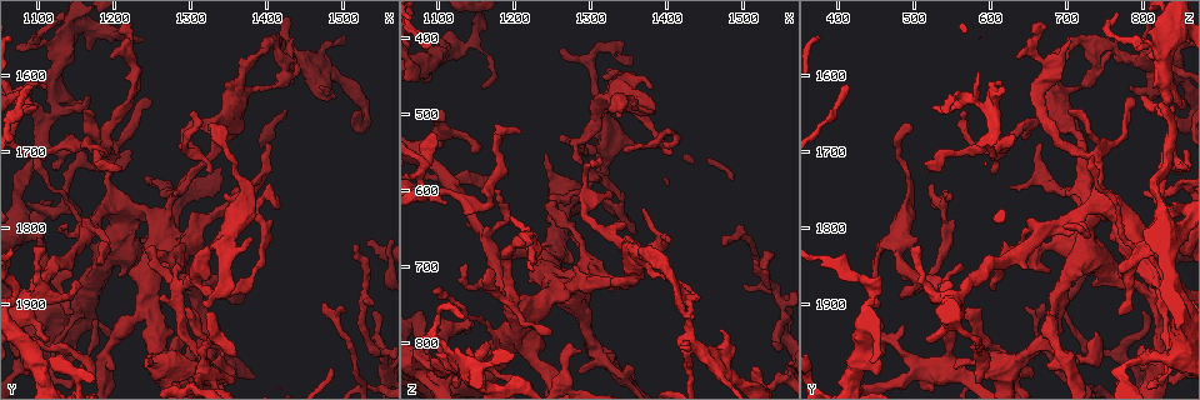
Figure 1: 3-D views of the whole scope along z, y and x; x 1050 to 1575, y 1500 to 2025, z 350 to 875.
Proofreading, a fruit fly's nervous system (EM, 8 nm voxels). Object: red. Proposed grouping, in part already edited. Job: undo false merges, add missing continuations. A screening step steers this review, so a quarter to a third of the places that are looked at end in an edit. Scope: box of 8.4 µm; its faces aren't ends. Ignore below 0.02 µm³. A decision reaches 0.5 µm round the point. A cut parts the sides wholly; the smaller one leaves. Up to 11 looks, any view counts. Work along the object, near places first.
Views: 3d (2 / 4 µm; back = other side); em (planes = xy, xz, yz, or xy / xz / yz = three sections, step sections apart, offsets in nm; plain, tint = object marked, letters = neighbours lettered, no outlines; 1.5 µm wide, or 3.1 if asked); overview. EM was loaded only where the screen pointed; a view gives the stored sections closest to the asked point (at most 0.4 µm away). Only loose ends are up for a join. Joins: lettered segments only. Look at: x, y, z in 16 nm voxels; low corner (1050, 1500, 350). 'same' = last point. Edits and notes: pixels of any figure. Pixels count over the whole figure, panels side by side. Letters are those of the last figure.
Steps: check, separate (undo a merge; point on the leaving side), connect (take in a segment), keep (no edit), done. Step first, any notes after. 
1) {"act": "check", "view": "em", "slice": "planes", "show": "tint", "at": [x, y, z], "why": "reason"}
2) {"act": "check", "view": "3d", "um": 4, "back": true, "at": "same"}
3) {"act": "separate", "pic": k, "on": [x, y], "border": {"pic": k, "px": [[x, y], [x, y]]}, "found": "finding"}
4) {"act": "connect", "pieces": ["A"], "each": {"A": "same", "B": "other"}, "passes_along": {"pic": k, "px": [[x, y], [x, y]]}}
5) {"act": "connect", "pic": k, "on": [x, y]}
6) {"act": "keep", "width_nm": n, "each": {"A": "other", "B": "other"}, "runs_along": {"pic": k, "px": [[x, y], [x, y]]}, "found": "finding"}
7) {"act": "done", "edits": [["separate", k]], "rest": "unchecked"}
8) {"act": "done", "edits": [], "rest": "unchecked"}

{"act": "check", "view": "em", "slice": "planes", "show": "plain", "at": [1435, 1575, 805], "why": "thin arm on a thick one"}

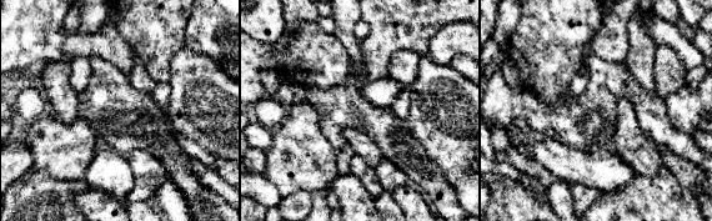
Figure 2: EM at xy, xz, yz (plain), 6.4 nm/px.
{"act": "check", "view": "em", "slice": "planes", "show": "letters", "at": "same"}

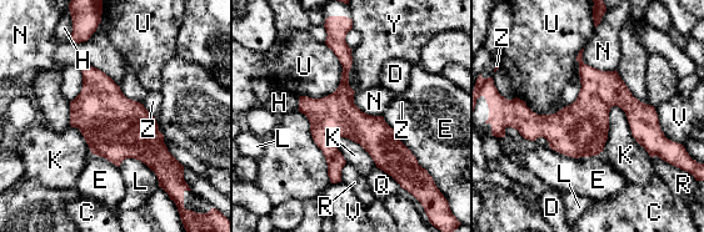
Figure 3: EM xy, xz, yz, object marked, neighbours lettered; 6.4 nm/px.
{"act": "keep", "longest_contact_nm": ["E", 550], "each": {"C": "other", "D": "other", "E": "other", "H": "other", "K": "other", "L": "other", "N": "other", "Q": "other", "R": "other", "U": "other", "V": "other", "Y": "other", "Z": "other"}, "runs_along": {"pic": 3, "px": [[518, 111], [578, 124], [623, 101], [662, 141]]}, "found": "all the same neuron"}

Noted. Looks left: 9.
{"act": "check", "view": "em", "slice": "xy", "step": 4, "show": "tint", "at": [1170, 1785, 650], "why": "an open end"}

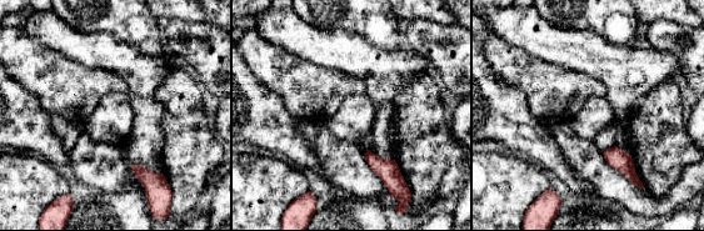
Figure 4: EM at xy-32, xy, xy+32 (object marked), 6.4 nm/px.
{"act": "check", "view": "em", "slice": "planes", "show": "letters", "at": "same"}

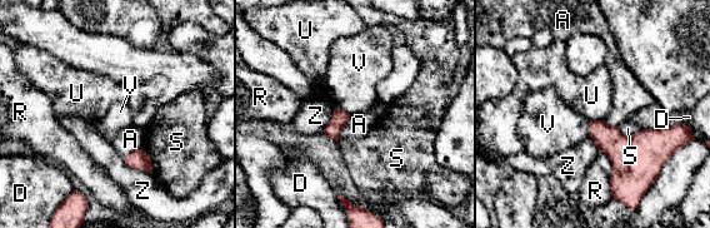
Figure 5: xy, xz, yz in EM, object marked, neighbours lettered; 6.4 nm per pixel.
{"act": "keep", "each": {"A": "other", "D": "other", "R": "other", "S": "other", "U": "other", "V": "other", "Z": "other"}, "border": {"pic": 5, "px": [[591, 122], [589, 135]]}, "found": "no lettered segment goes on from it"}

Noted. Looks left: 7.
{"act": "check", "view": "em", "slice": "planes", "show": "plain", "at": [1280, 1760, 695], "why": "tapers out"}

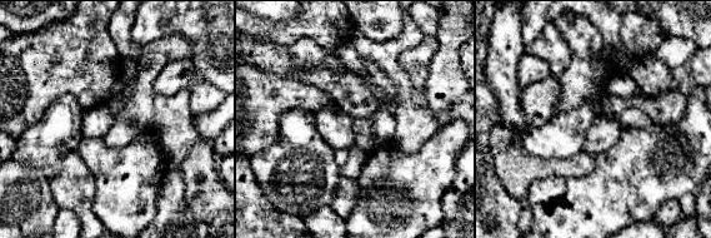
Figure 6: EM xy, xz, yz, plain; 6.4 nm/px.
{"act": "check", "view": "em", "slice": "planes", "show": "tint", "at": "same", "why": "with the object marked"}

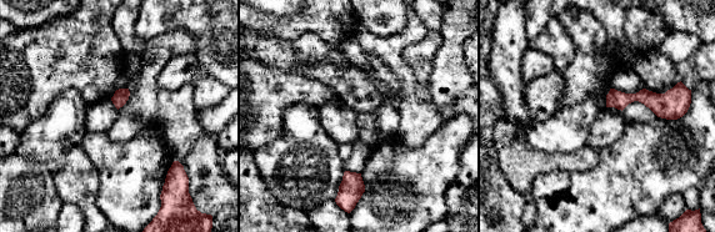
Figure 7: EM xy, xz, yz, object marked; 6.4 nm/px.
{"act": "check", "view": "em", "slice": "planes", "show": "letters", "at": "same", "why": "what lies round it"}

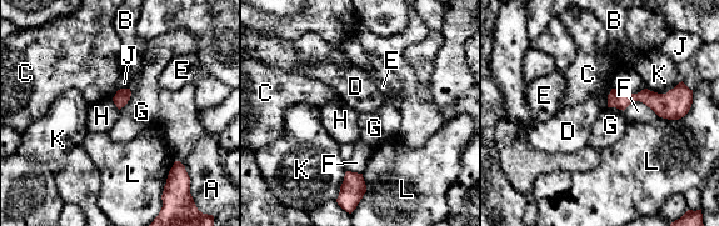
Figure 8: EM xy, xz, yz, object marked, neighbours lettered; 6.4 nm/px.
{"act": "keep", "each": {"A": "other", "B": "other", "C": "other", "D": "other", "E": "other", "F": "other", "G": "other", "H": "other", "J": "other", "K": "other", "L": "other"}, "found": "none of them fits"}

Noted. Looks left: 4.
{"act": "check", "view": "3d", "um": 4, "at": [1100, 1640, 530], "why": "tapers out"}

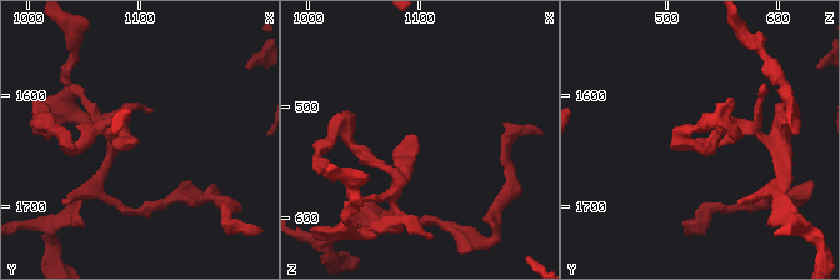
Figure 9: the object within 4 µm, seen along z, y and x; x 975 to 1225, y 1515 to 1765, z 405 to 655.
{"act": "check", "view": "em", "slice": "planes", "show": "letters", "at": [1096, 1644, 528]}

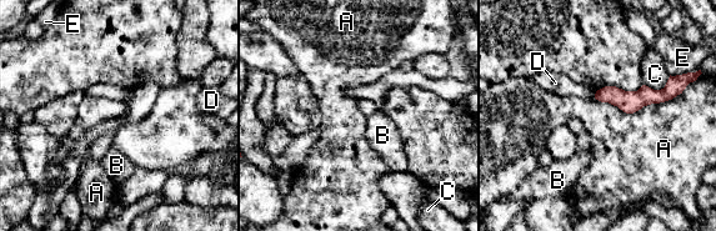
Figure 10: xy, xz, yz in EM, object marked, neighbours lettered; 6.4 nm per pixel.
{"act": "keep", "width_nm": 130, "each": {"A": "other", "B": "other", "C": "other", "D": "other", "E": "other"}, "border": {"pic": 10, "px": [[687, 84], [632, 113], [594, 98]]}, "found": "none of them fits"}

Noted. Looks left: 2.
{"act": "done", "edits": [], "rest": "unchecked"}

